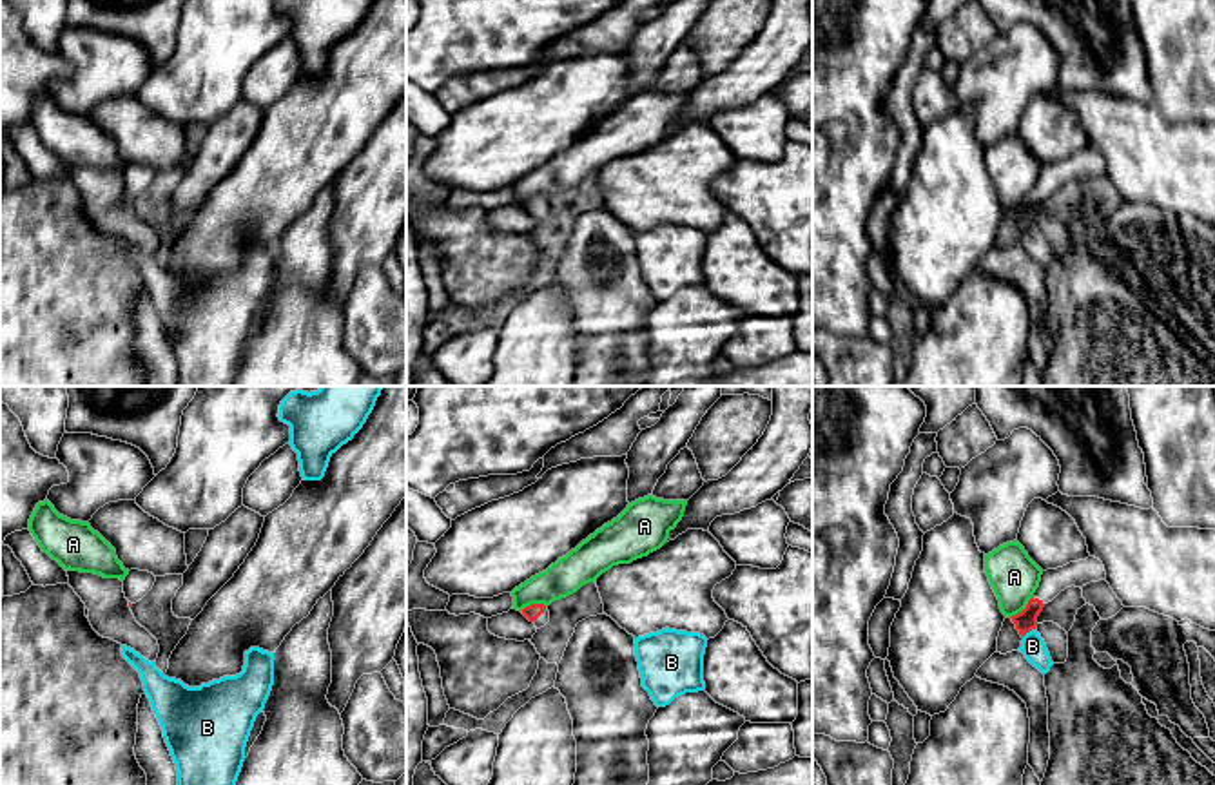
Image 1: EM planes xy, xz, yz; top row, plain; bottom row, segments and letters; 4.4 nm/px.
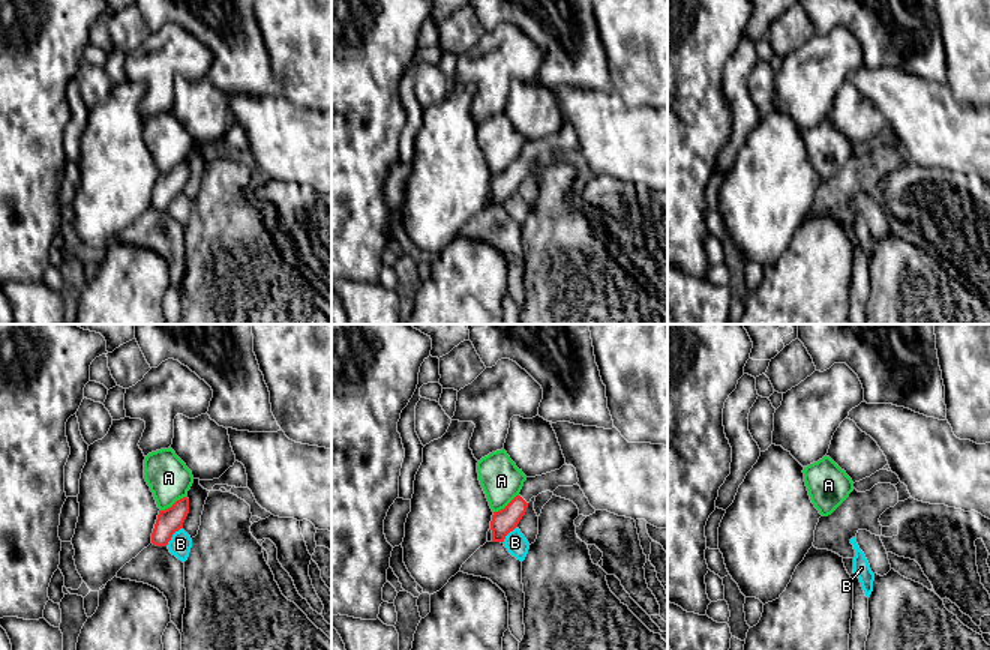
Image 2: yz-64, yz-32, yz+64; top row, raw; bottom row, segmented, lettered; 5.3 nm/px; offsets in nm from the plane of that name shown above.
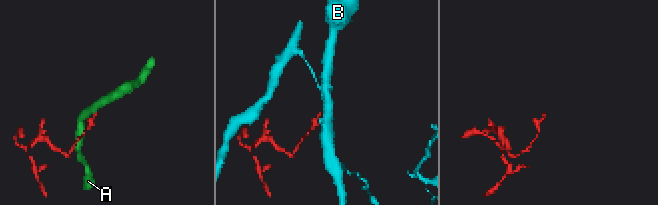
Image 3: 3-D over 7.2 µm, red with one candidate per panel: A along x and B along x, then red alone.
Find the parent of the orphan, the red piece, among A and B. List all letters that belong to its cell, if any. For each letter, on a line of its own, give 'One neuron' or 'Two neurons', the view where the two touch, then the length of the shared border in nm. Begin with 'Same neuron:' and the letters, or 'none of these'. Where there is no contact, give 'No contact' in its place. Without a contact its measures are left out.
Same neuron: none of these
A: Two neurons. Touches red in xz. Shared border 120 nm
B: Two neurons. Touches red in yz. Shared border 80 nm

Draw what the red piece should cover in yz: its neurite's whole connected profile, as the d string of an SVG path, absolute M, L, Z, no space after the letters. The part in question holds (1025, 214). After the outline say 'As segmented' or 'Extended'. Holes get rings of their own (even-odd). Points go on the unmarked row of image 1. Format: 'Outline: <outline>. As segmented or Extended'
Outline: M1088 150L1086 154L1070 156L1057 163L1046 163L1041 169L1039 181L1028 194L1026 201L1010 210L1019 225L1021 232L1037 221L1037 210L1043 201L1052 196L1066 181L1083 181L1090 176L1099 176L1106 172L1104 160L1099 152Z. Extended

